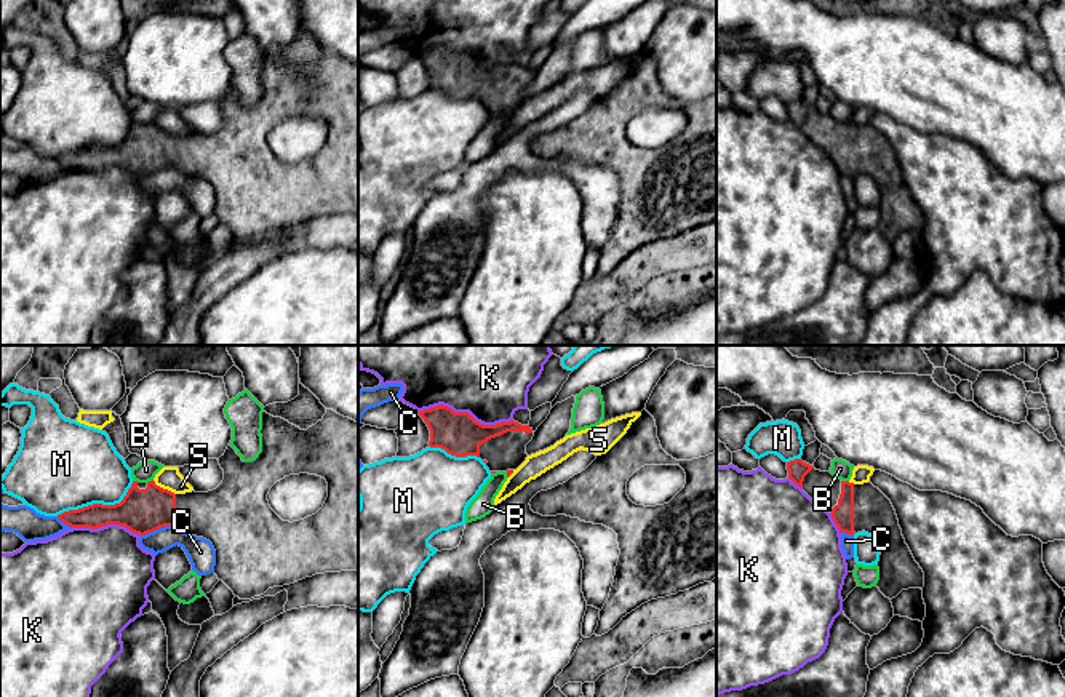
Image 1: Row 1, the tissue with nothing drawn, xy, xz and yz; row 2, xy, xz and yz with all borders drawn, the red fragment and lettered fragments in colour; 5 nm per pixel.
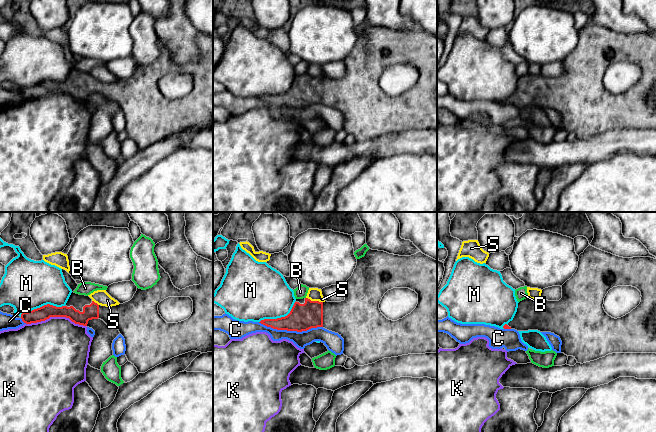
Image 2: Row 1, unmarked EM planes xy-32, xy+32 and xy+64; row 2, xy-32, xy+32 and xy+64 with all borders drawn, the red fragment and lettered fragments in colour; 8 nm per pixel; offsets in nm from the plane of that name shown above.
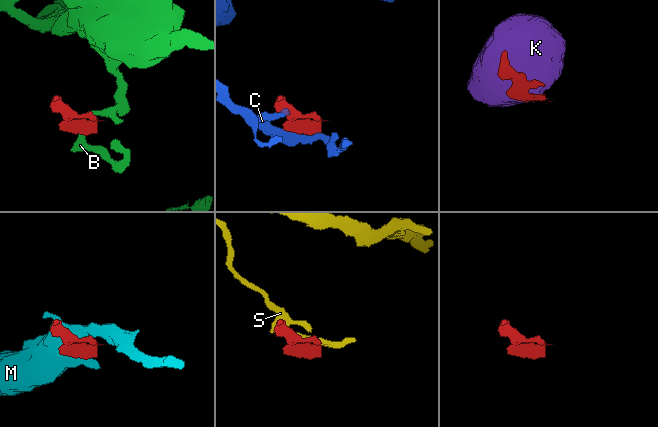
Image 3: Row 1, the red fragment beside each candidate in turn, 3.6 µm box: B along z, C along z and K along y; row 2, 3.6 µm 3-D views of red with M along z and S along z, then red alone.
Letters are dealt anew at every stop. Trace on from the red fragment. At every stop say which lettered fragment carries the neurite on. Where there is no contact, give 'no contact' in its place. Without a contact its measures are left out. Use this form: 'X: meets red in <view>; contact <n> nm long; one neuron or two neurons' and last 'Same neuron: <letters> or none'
B: meets red in yz; contact 40 nm long; two neurons
C: meets red in xy; contact 190 nm long; two neurons
K: meets red in xz; contact 480 nm long; two neurons
M: meets red in xy; contact 420 nm long; two neurons
S: meets red in xy; contact 140 nm long; two neurons
Same neuron: none

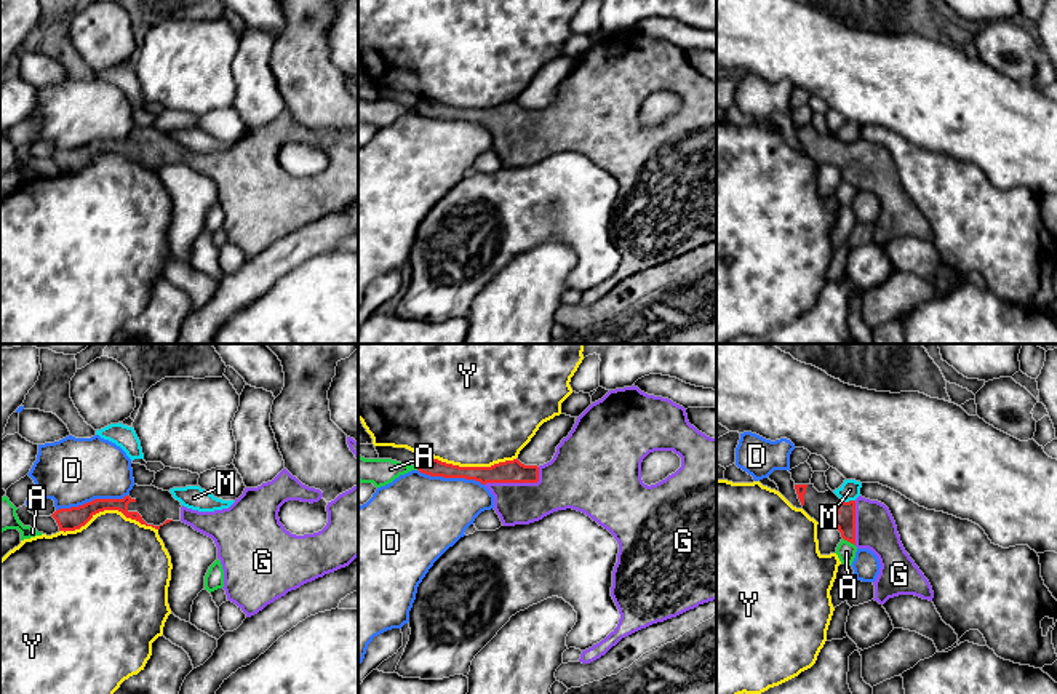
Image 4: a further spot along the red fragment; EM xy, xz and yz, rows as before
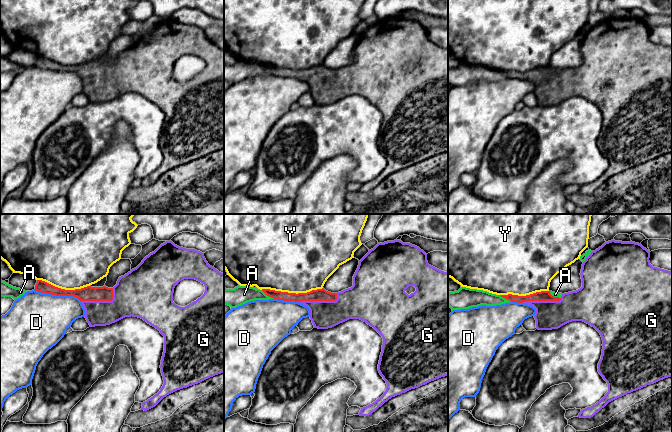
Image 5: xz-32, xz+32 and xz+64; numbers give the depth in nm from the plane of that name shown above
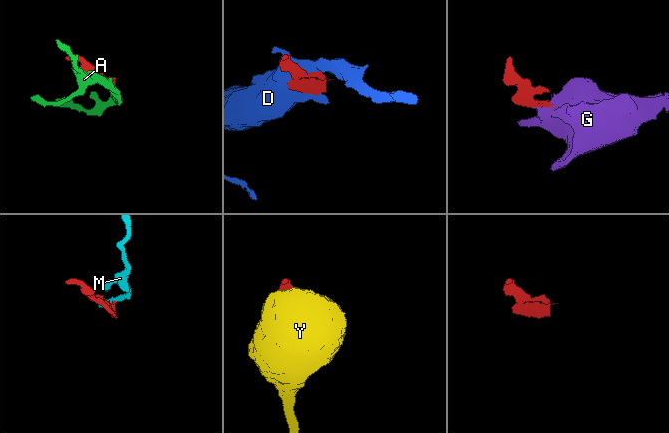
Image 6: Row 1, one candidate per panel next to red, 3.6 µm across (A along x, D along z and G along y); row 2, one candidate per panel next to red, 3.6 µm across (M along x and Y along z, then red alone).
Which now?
A: meets red in yz; contact 80 nm long; two neurons
D: meets red in xy; contact 360 nm long; two neurons
G: meets red in xz; contact 300 nm long; one neuron
M: meets red in yz; contact 70 nm long; two neurons
Y: meets red in xy; contact 500 nm long; two neurons
Same neuron: G

